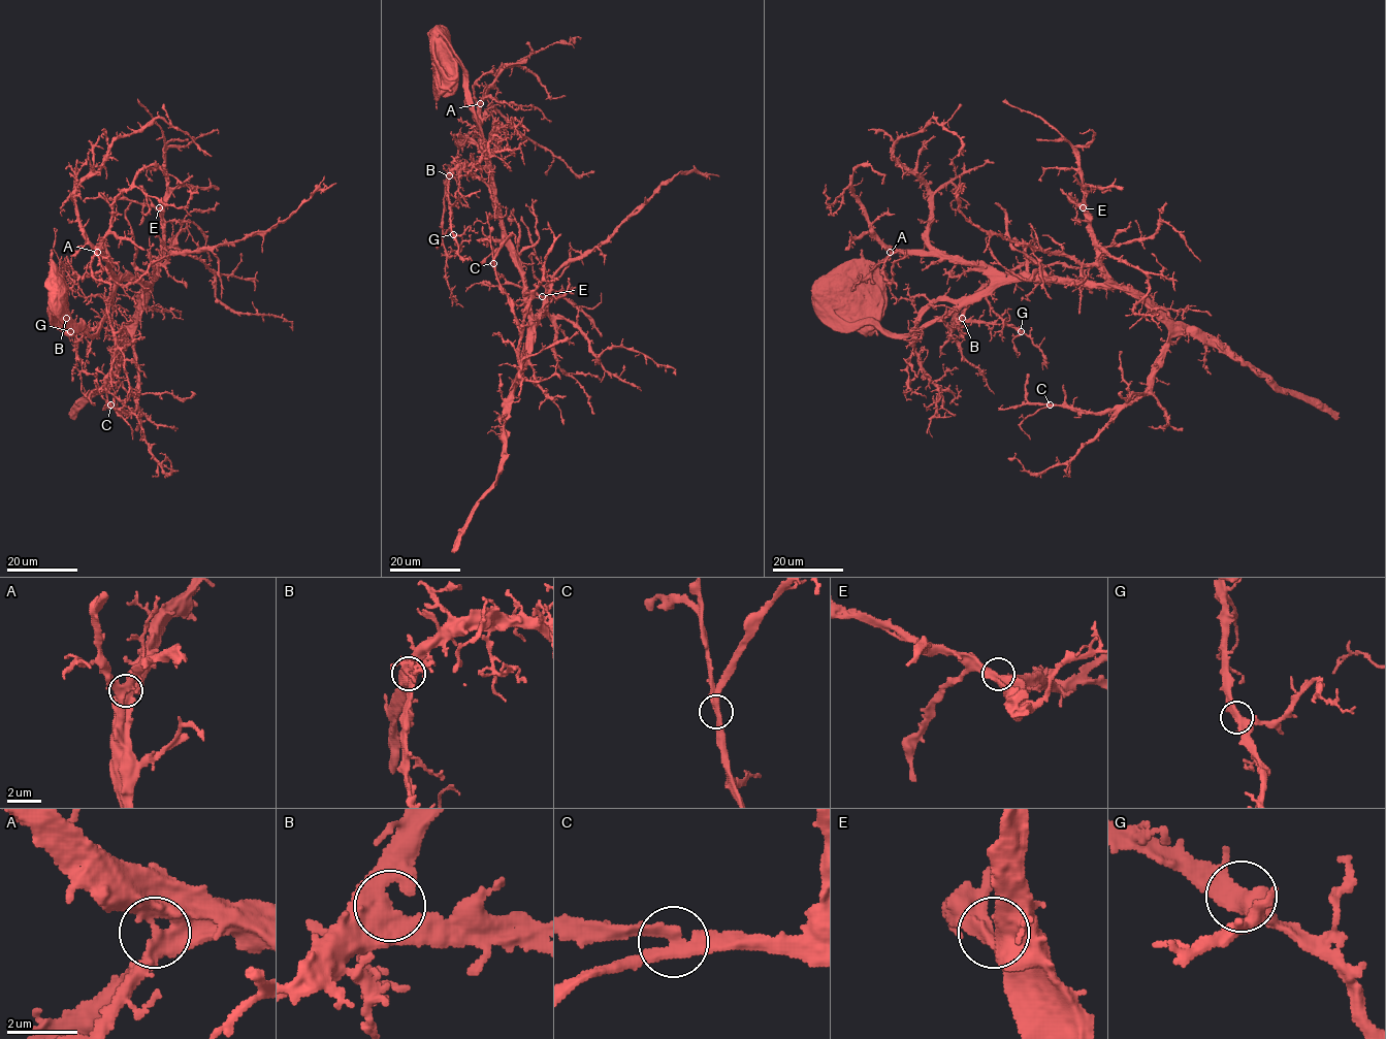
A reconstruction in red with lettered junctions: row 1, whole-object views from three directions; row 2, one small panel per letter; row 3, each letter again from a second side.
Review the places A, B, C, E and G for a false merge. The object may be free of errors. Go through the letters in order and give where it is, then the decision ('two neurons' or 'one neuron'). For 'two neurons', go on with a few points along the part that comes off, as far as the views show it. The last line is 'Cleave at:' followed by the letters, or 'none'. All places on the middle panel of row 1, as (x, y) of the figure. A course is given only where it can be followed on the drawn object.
A: place (480, 103); one neuron
B: place (449, 175); one neuron
C: place (493, 263); one neuron
E: place (542, 296); one neuron
G: place (453, 234); one neuron
Cleave at: none

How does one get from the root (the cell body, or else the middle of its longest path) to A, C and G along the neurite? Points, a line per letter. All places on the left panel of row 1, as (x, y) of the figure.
A: (62, 305), (73, 324), (85, 324), (87, 333), (93, 334), (101, 326), (114, 281), (108, 262), (97, 252)
C: (62, 305), (93, 334), (121, 282), (146, 287), (134, 330), (136, 408), (122, 412), (110, 404)
G: (62, 305), (67, 318), (85, 324), (89, 334), (107, 316), (91, 328), (66, 322), (70, 330)

